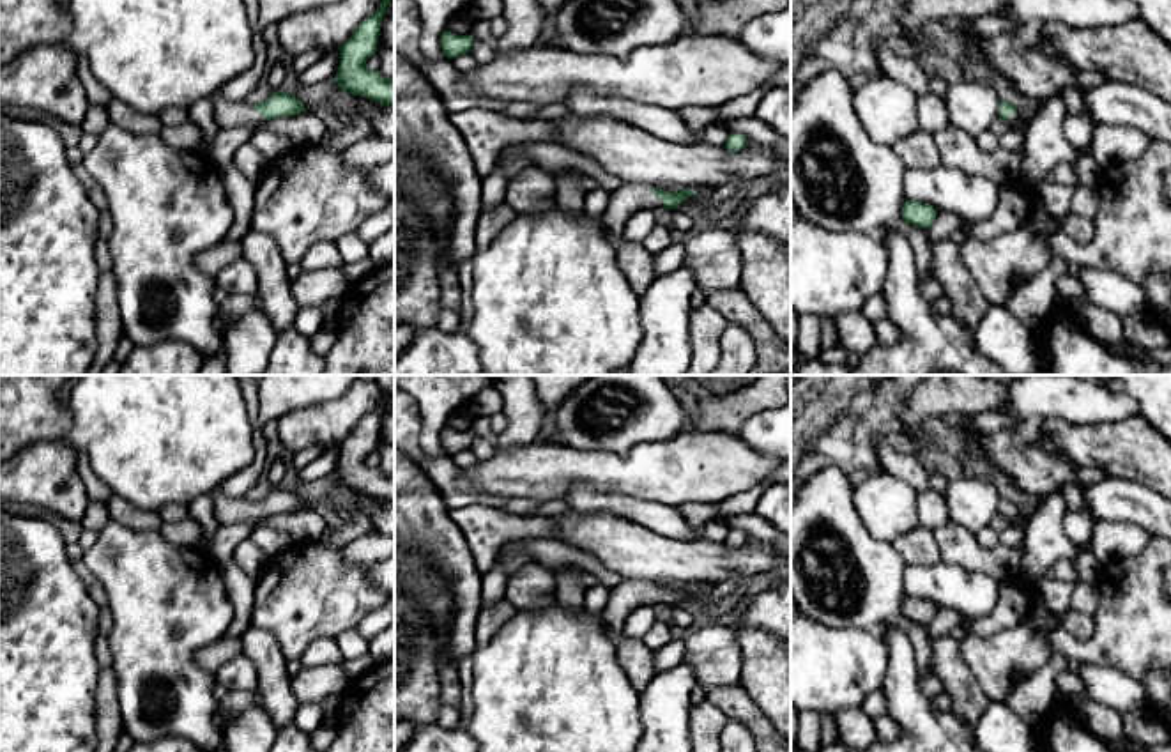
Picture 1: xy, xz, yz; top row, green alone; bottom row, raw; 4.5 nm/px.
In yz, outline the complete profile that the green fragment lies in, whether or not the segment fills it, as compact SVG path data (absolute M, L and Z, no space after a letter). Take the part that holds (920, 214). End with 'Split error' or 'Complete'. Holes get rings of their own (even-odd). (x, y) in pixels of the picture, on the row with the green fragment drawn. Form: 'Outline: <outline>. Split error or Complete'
Outline: M907 200L902 207L900 221L907 225L915 225L918 228L930 228L936 216L938 216L938 211L932 205Z. Complete

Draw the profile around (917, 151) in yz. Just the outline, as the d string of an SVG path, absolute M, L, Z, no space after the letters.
M918 129L893 147L906 168L936 168L941 156L930 133Z

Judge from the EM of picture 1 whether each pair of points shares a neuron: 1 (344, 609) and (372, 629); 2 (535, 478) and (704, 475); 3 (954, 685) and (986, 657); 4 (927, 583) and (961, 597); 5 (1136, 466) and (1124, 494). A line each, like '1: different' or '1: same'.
1: different
2: same
3: different
4: same
5: different

